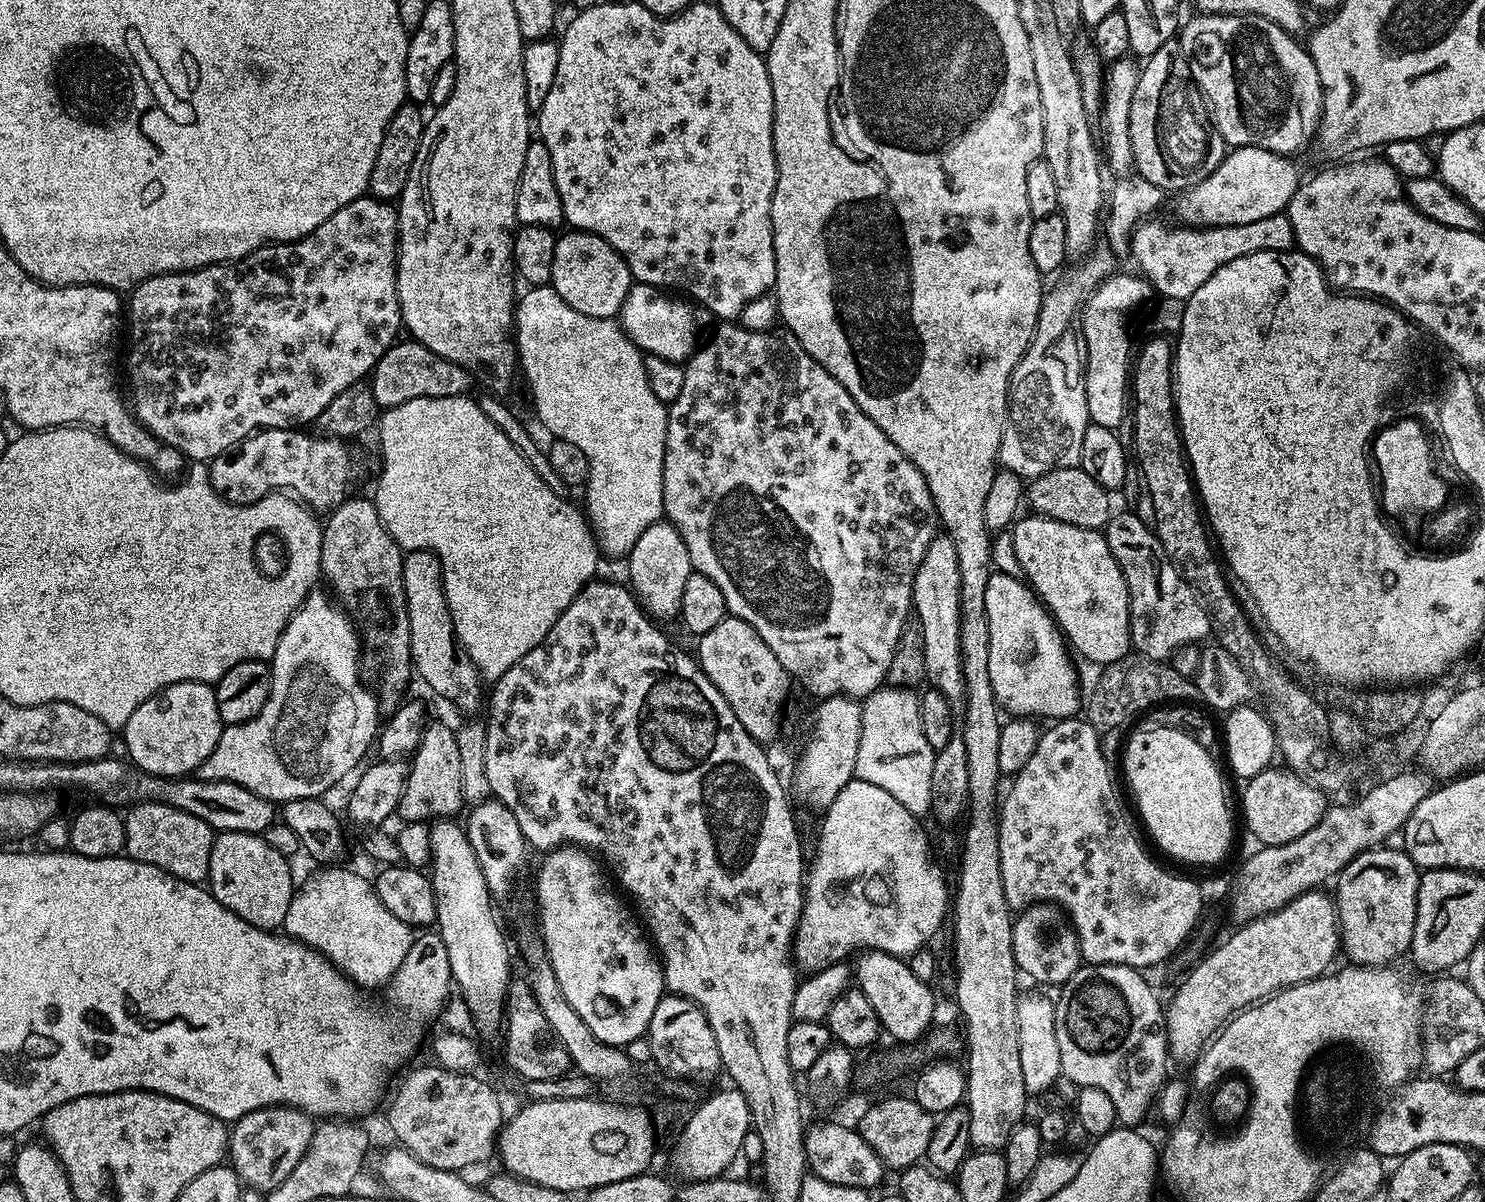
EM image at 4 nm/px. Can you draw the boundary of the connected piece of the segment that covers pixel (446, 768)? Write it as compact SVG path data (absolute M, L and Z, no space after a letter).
M429 722L424 727L420 745L410 757L408 781L404 783L404 793L398 805L398 816L404 822L432 822L437 818L452 818L460 807L465 807L466 801L462 794L462 761L458 755L458 742L455 731L444 724Z

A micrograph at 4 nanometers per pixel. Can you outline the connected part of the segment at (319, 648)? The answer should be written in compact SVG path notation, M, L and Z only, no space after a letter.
M313 590L308 593L308 597L300 604L300 609L294 613L290 618L290 622L282 630L282 638L278 642L276 652L270 661L272 665L272 689L266 706L262 706L262 710L258 710L258 714L254 718L250 718L241 724L227 725L221 731L218 746L214 746L210 758L206 758L206 762L202 762L199 766L199 779L213 780L214 782L234 782L238 786L246 786L246 790L254 790L254 794L273 802L297 800L298 798L320 798L325 795L323 792L330 791L367 754L368 748L370 752L382 723L382 709L378 703L377 693L373 689L371 692L360 681L360 676L362 677L362 641L360 633L351 615L339 607L337 601L327 591L324 591L325 593L320 591Z

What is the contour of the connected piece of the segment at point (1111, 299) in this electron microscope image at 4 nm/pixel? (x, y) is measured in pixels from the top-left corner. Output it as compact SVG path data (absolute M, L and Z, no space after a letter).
M1117 271L1108 276L1084 301L1082 330L1084 331L1084 389L1088 419L1098 426L1119 429L1124 415L1130 412L1130 361L1134 356L1128 337L1128 319L1132 311L1147 298L1150 285L1143 275L1131 276Z

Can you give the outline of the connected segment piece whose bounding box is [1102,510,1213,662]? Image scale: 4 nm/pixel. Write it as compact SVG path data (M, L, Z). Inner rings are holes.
M1113 511L1102 531L1110 546L1110 554L1114 554L1128 587L1132 648L1139 655L1168 662L1179 648L1213 635L1212 617L1208 609L1172 565L1155 531L1144 525L1135 511Z

